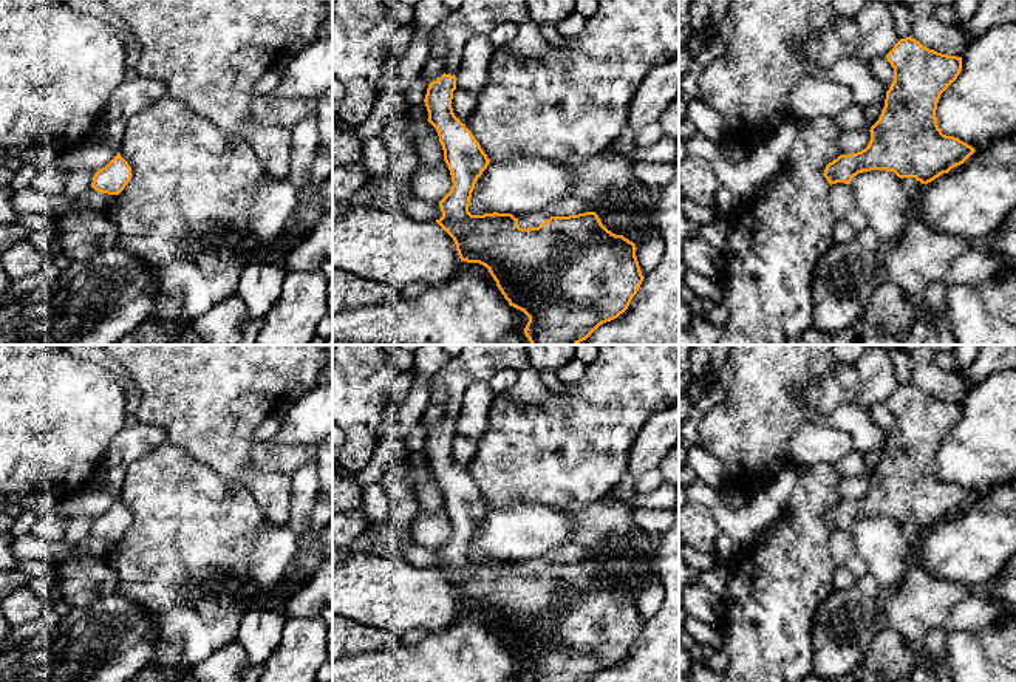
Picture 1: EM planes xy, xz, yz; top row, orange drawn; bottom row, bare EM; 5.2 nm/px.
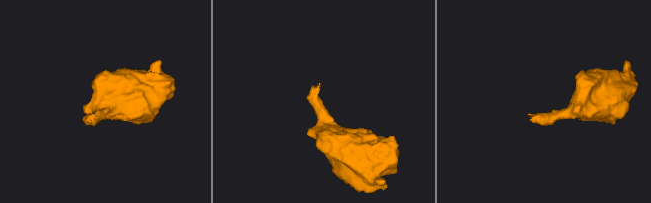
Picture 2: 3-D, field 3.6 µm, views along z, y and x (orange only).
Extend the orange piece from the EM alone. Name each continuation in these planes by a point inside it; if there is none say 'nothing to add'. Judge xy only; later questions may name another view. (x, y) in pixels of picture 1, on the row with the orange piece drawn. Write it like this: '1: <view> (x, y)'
nothing to add

